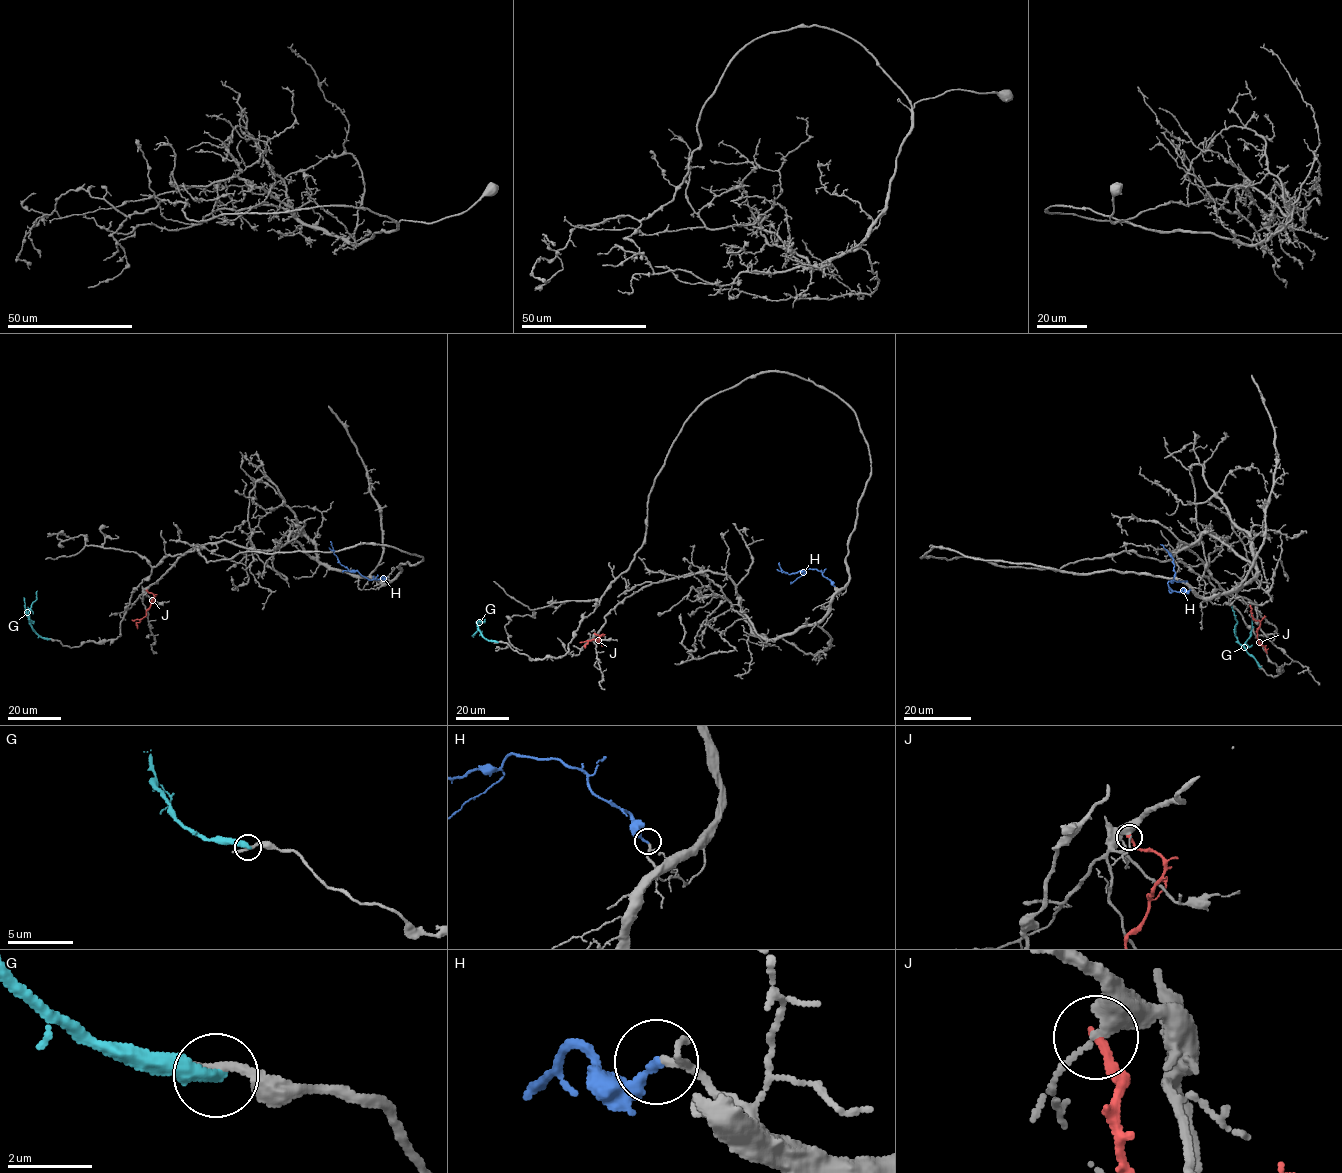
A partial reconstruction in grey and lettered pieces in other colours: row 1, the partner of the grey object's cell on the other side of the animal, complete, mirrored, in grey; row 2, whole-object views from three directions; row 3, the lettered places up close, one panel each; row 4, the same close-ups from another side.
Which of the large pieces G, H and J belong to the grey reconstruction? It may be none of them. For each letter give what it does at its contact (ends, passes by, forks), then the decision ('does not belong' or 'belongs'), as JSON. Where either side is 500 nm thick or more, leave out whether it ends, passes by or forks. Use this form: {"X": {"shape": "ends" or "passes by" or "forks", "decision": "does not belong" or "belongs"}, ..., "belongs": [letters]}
{"G": {"shape": "ends", "decision": "does not belong"}, "H": {"shape": "ends", "decision": "belongs"}, "J": {"shape": "ends", "decision": "does not belong"}, "belongs": ["H"]}

